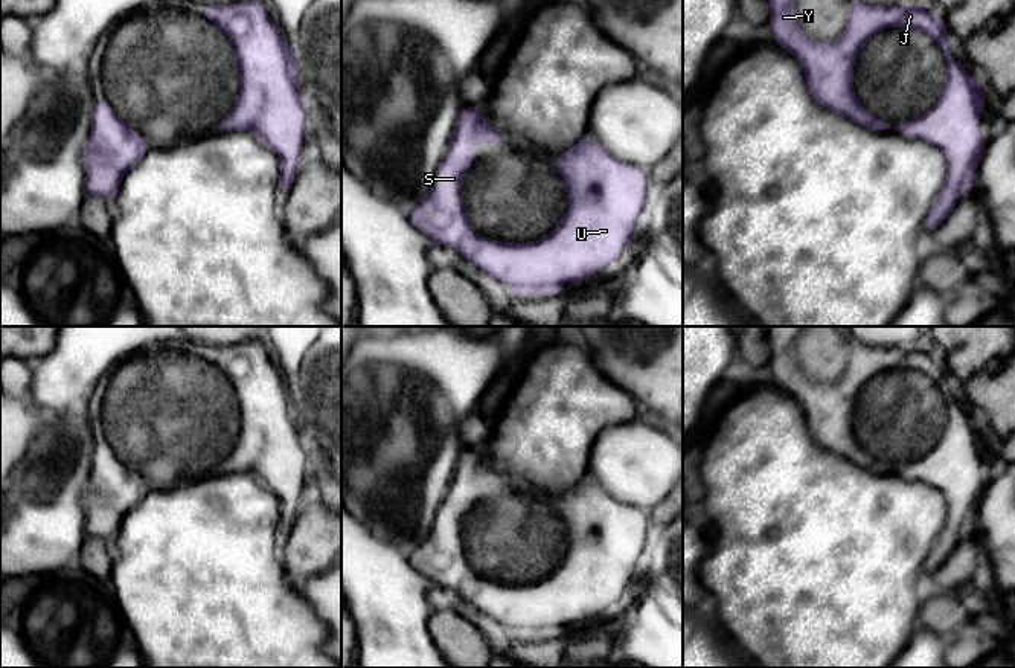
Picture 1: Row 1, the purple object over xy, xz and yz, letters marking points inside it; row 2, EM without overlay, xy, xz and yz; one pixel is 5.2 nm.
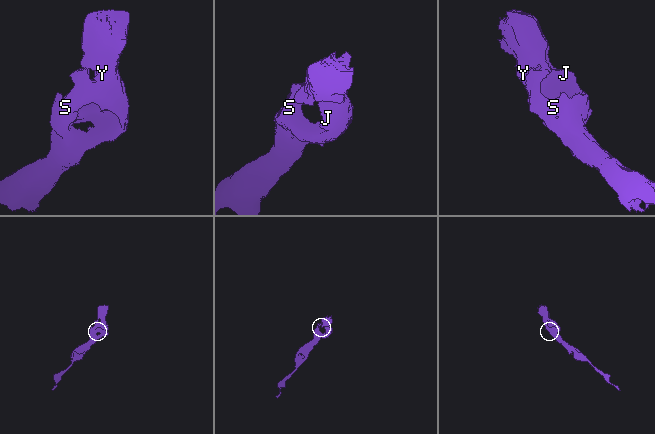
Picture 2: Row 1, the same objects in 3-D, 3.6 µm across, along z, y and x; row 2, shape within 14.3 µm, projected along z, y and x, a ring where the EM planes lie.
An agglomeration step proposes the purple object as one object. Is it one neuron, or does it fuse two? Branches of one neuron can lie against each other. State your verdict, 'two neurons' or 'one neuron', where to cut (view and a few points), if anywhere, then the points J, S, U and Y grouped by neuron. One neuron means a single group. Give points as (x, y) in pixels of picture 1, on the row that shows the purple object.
one neuron; no cut; J S U Y

